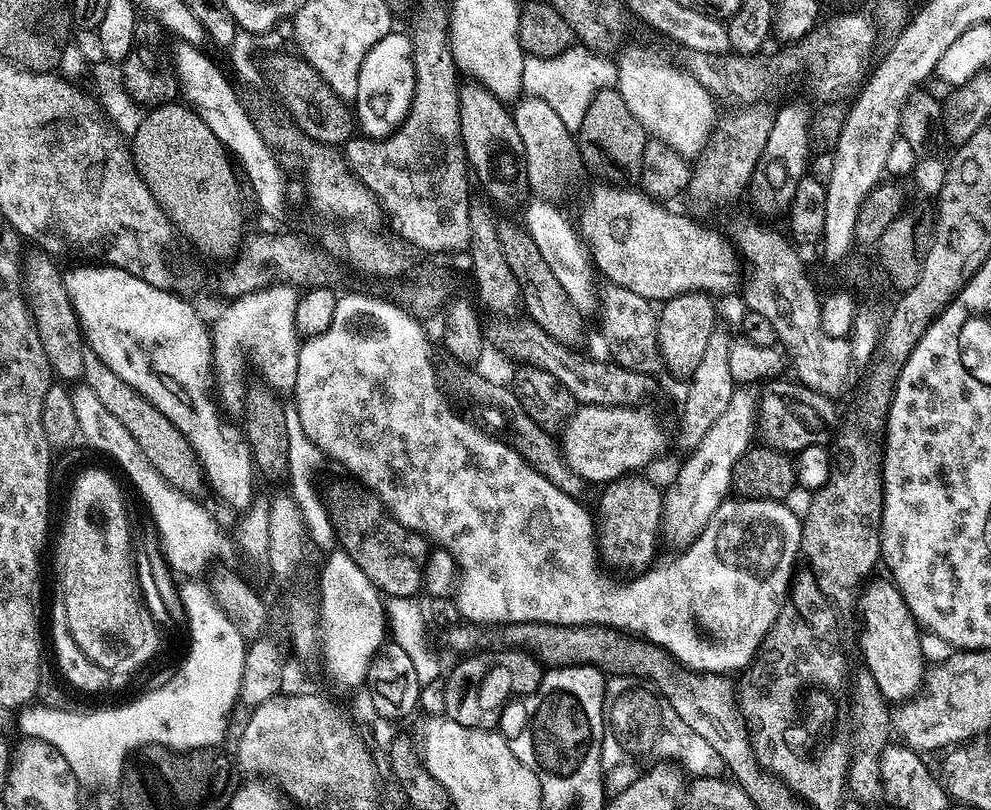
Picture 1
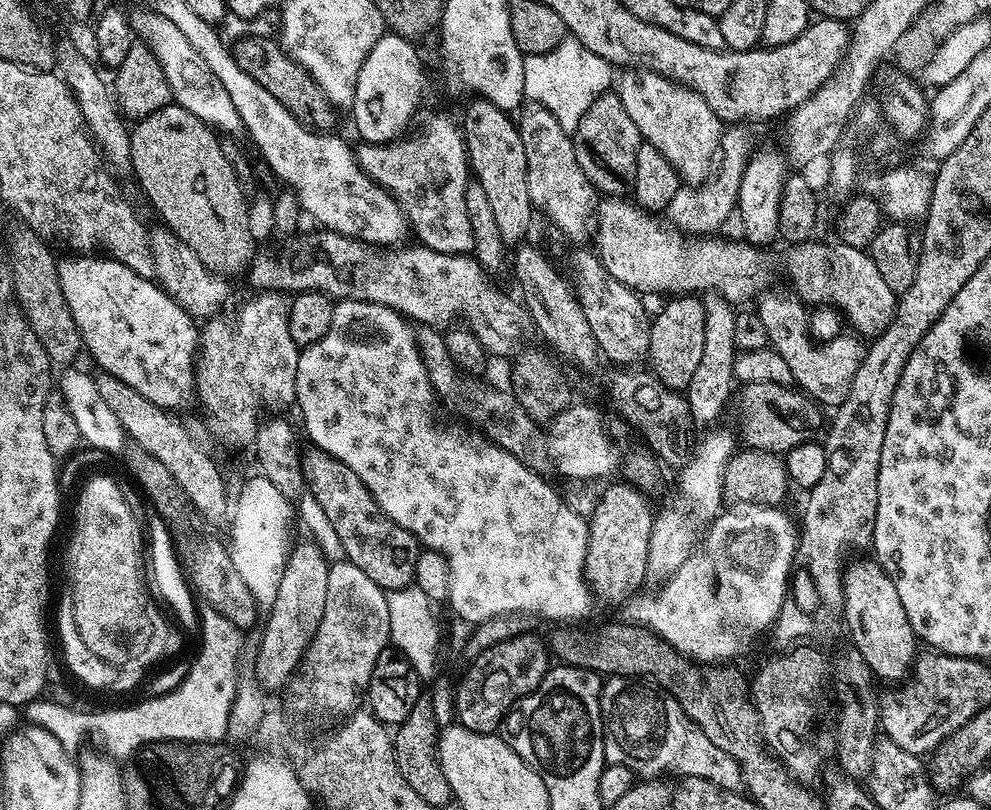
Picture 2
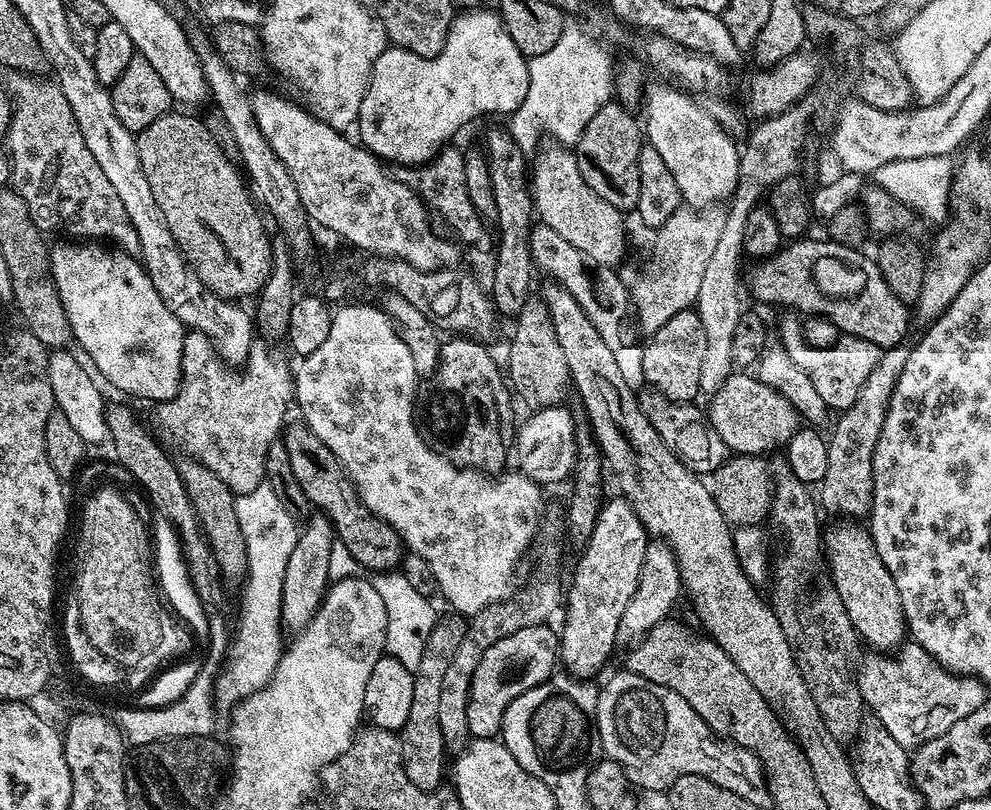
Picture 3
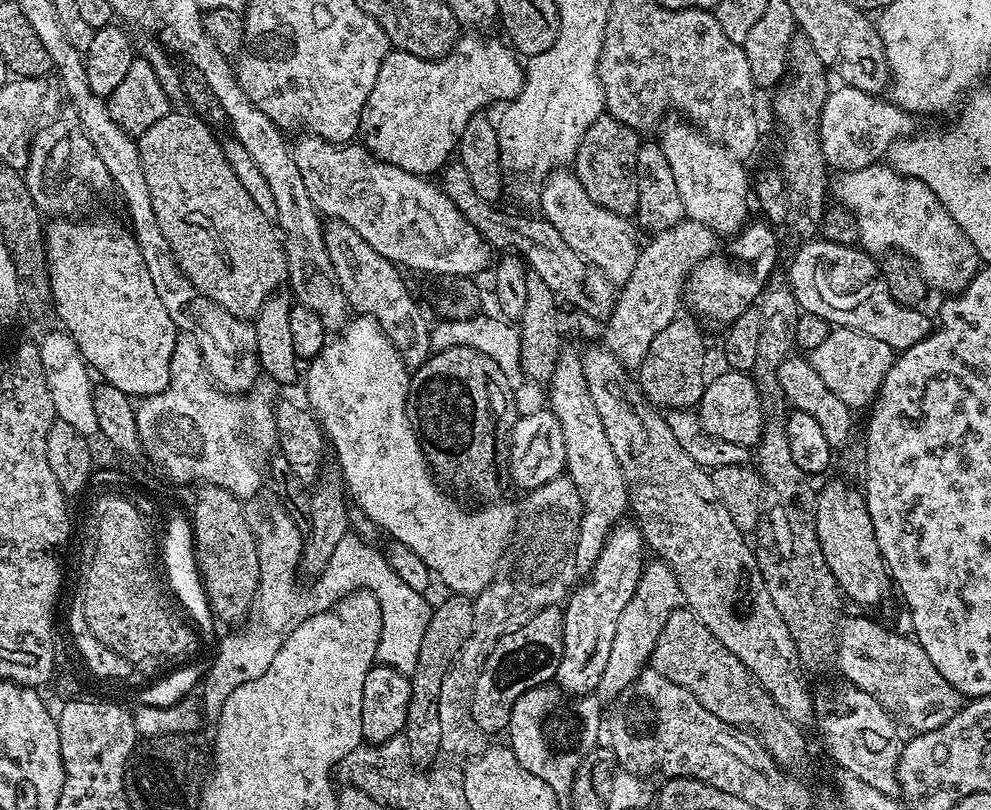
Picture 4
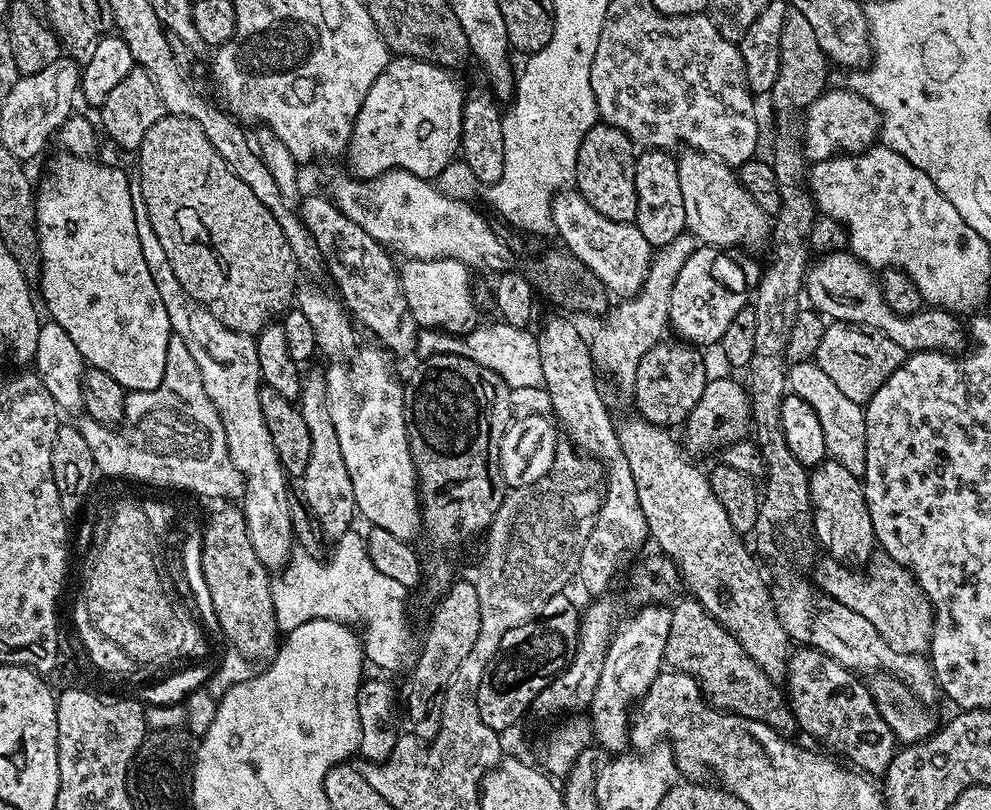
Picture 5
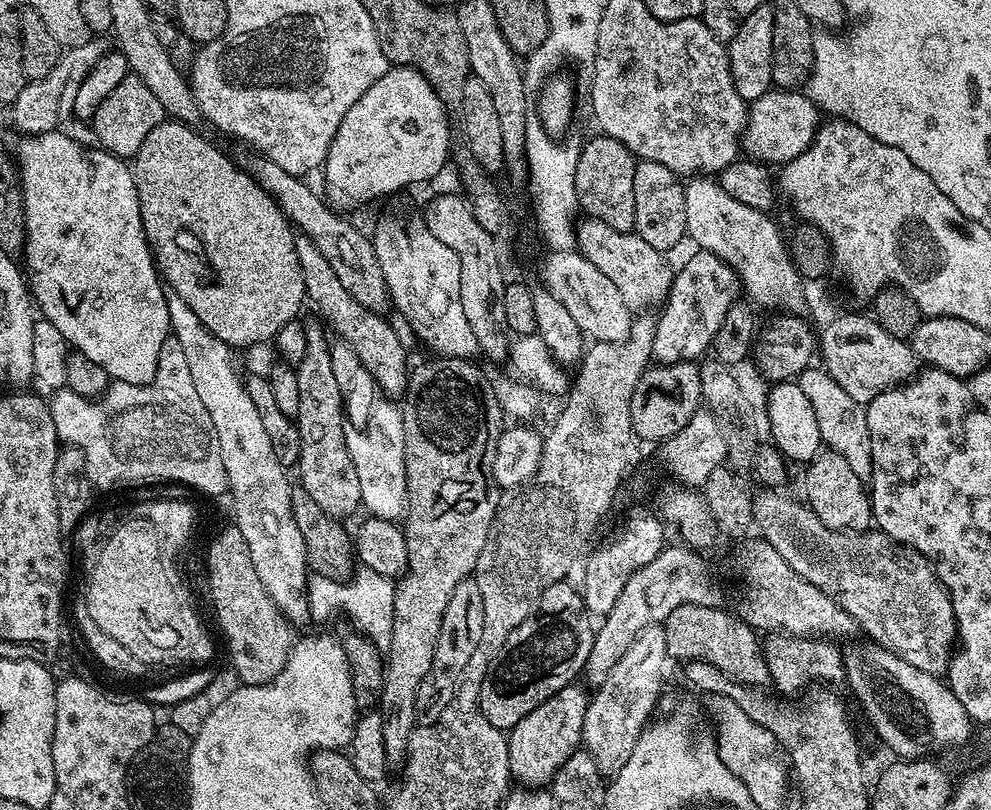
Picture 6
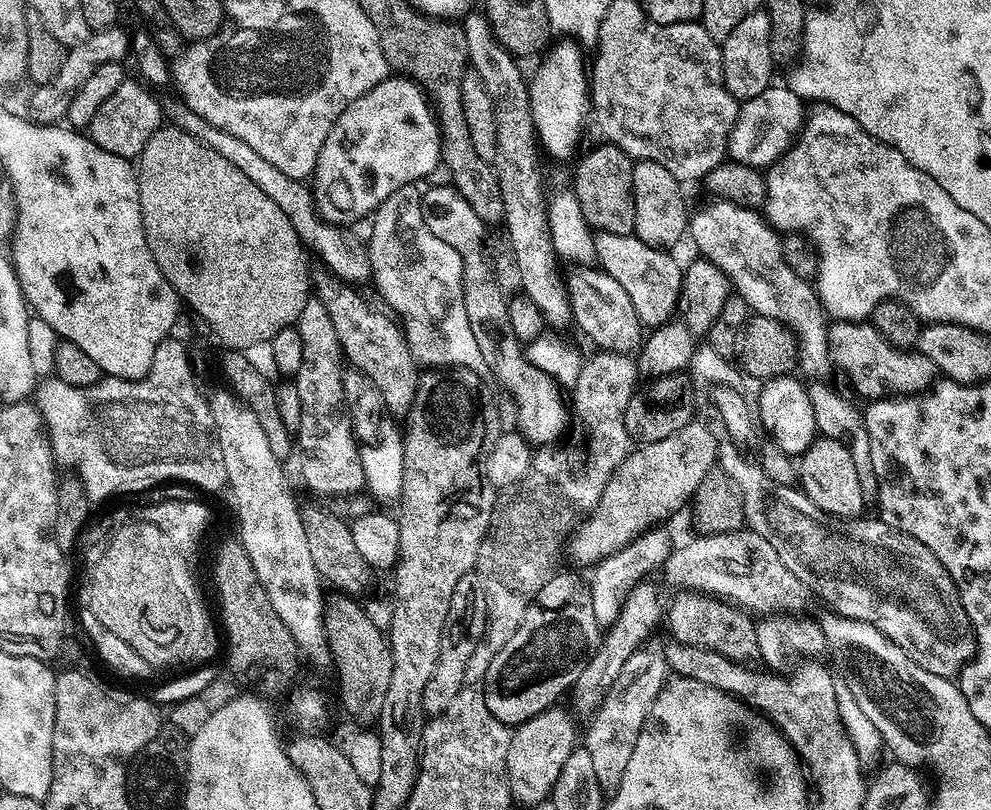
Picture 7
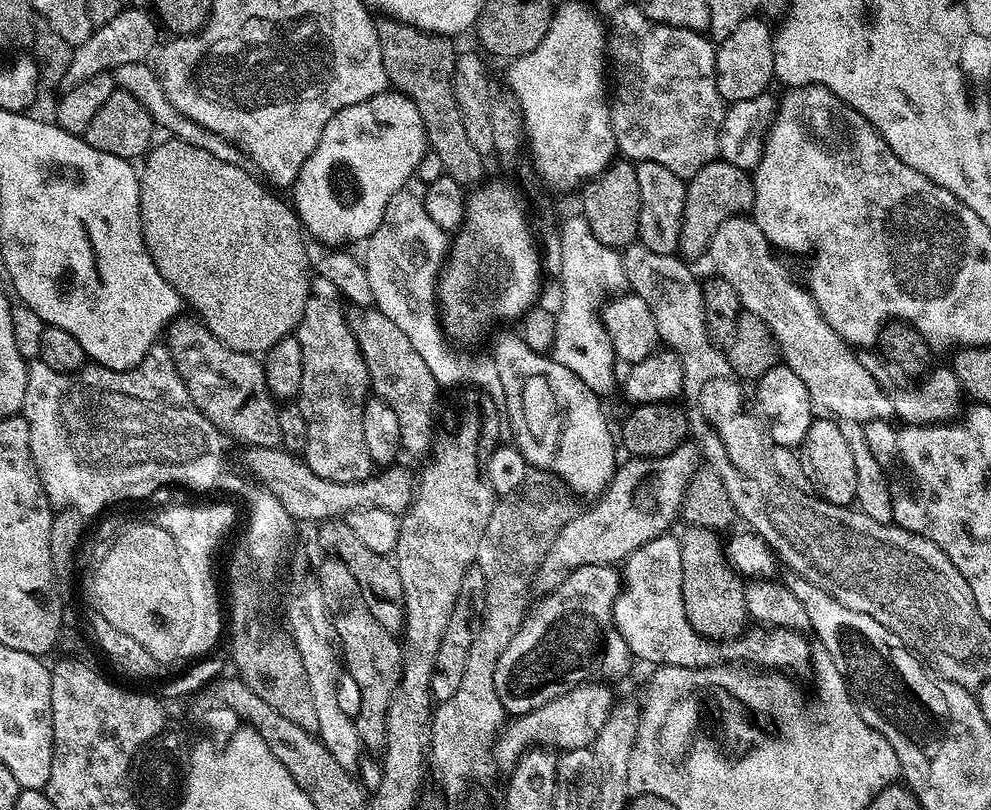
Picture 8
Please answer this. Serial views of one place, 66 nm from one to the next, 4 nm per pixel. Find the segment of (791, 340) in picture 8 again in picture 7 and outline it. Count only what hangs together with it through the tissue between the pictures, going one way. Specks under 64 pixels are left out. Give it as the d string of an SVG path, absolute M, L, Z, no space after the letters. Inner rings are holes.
M708 202L701 212L693 211L690 216L690 240L696 243L696 248L703 259L713 263L718 270L724 272L735 295L741 296L749 306L749 309L757 316L774 318L782 322L793 335L796 336L798 349L798 368L805 377L820 378L830 366L829 347L829 321L826 319L824 305L816 294L816 289L811 283L798 278L794 271L790 270L782 254L781 233L777 232L767 219L755 208L743 208L737 204L727 202Z

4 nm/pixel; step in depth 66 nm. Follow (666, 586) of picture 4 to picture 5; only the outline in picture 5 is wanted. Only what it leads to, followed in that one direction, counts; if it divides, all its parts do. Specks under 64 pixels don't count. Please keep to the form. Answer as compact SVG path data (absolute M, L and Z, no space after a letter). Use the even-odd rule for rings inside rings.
M663 603L645 604L635 611L621 628L619 625L615 629L608 642L606 662L602 662L602 675L598 677L598 690L594 690L590 709L593 741L608 754L620 754L629 747L628 725L636 701L650 690L650 684L665 667L664 651L666 638L670 638L672 608Z

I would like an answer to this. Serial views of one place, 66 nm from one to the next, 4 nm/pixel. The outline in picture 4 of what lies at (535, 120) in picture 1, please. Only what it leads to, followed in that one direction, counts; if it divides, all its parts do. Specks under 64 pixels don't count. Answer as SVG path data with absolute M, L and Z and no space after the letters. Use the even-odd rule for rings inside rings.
M572 170L551 172L539 185L539 196L543 219L548 220L558 234L562 234L566 246L587 260L597 273L604 275L613 285L623 286L630 278L641 250L641 245L636 244L637 229L633 221L598 206L598 202L586 194L582 182Z

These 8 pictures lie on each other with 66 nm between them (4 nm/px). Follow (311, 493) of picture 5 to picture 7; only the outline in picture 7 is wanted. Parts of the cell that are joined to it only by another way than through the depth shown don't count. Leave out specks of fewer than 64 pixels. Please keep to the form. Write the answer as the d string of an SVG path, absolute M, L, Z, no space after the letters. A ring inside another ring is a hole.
M309 298L294 327L302 334L302 366L296 371L294 383L298 398L302 398L302 426L298 433L298 448L299 451L300 448L304 451L304 461L300 464L301 470L304 471L304 480L316 492L359 493L365 487L360 457L361 445L353 433L353 423L346 407L346 364L342 359L340 339L334 332L334 322L330 320L330 314L326 312L326 306L321 300Z

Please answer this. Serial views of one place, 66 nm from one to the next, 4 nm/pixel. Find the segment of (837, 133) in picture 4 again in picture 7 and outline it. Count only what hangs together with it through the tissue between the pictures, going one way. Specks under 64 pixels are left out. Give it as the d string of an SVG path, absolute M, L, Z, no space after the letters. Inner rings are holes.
M770 86L762 90L758 98L750 98L740 104L740 113L728 135L727 159L731 163L767 170L788 151L796 139L806 118L805 105L787 86L776 87Z

